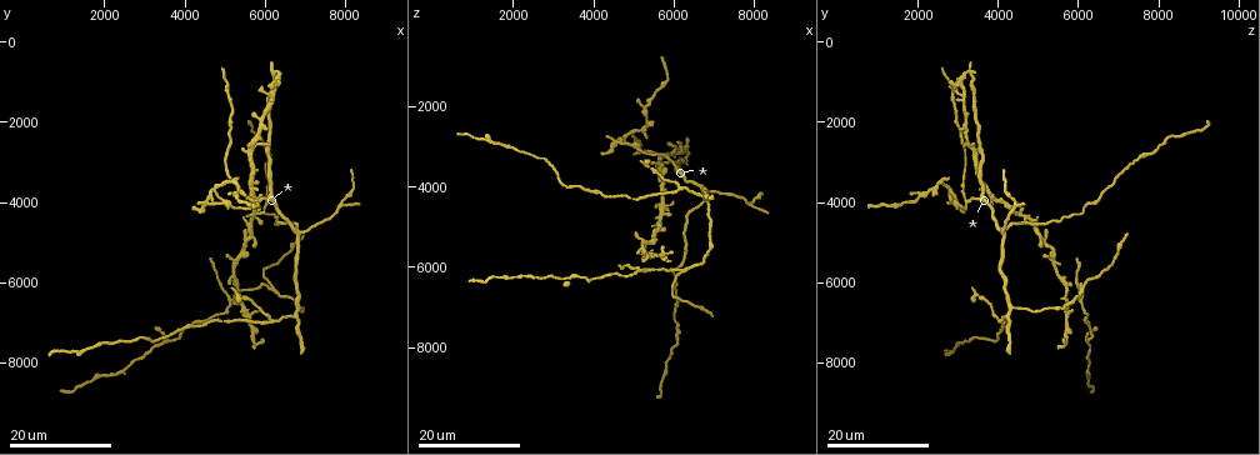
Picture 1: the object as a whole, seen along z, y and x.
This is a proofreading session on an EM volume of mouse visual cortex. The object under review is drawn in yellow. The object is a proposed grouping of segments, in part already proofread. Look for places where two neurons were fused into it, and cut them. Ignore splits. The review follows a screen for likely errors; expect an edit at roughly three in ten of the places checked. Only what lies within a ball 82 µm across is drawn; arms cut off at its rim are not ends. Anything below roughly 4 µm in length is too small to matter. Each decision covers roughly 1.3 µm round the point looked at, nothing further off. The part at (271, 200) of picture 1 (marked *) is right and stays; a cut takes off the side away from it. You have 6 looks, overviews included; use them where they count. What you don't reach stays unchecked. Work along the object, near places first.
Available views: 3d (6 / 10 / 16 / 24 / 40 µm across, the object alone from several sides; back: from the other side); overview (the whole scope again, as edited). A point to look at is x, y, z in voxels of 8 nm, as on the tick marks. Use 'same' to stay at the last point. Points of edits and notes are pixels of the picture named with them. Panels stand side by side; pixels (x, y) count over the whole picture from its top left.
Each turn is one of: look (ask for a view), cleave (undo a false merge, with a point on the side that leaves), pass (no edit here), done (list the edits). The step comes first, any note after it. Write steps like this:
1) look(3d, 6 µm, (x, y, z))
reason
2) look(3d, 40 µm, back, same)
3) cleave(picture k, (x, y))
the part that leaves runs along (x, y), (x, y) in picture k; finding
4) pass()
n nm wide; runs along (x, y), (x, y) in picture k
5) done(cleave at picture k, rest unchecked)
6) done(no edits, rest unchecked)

look(3d, 16 µm, (6750, 6650, 4350))

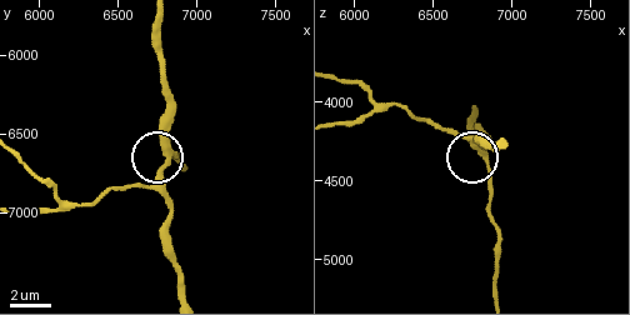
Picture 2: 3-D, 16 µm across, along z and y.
look(3d, 6 µm, (6800, 6620, 4320))

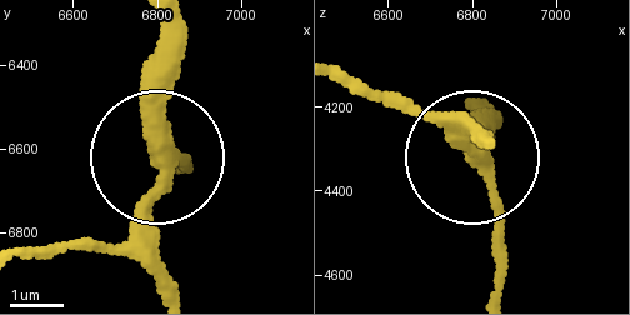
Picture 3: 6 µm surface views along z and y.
pass()
3 arms; runs along (163, 26), (168, 134), (154, 188), (91, 250) in picture 3; all the same neuron

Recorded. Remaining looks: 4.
look(3d, 24 µm, (6200, 6150, 6150))
three-way junction

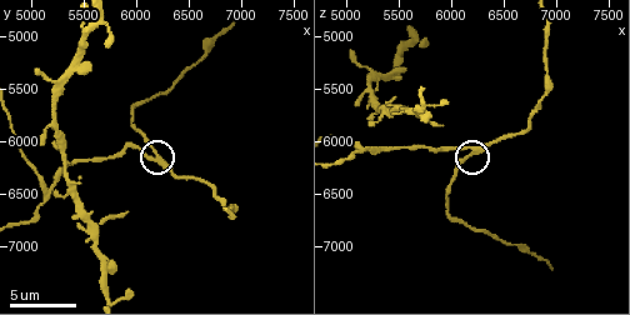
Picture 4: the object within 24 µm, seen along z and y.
look(3d, 6 µm, (6180, 6120, 6100))

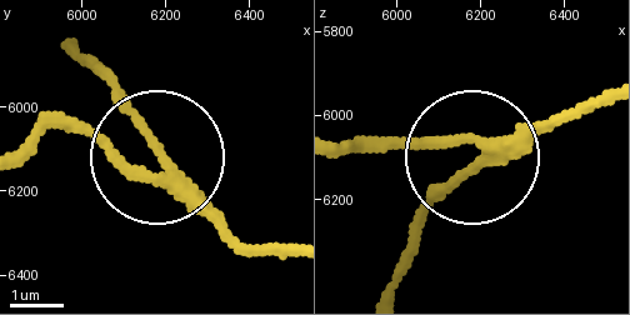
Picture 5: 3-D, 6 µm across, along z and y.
pass()
3 arms; runs along (608, 94), (514, 130), (411, 224) in picture 5; one neuron here

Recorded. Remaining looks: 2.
look(3d, 10 µm, (5140, 6500, 6060))
arms part here

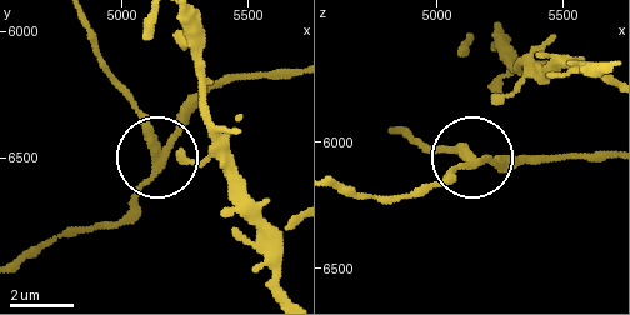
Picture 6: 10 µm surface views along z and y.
look(3d, 6 µm, (5130, 6490, 6070))

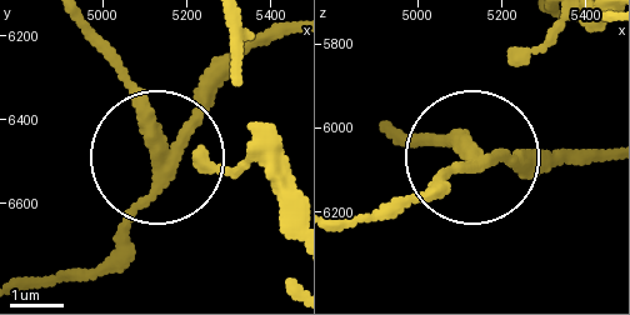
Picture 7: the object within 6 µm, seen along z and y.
cleave(picture 7, (139, 90))
3 arms; the part that leaves runs along (156, 156), (134, 80), (89, 26) in picture 7; a second neuron is stuck on

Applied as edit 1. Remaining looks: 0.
done(cleave at picture 7, rest unchecked)

